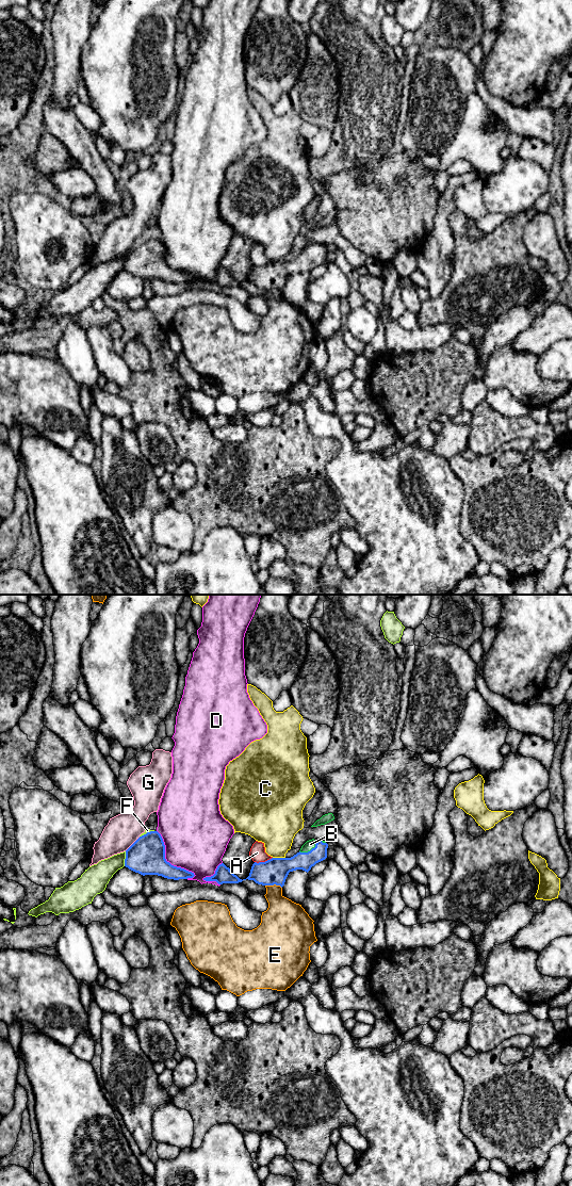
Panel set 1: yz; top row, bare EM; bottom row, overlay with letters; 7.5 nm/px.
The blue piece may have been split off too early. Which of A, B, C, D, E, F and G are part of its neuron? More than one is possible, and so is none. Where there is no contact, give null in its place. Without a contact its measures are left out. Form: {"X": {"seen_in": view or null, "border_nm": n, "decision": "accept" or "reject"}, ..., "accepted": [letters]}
{"A": {"seen_in": "yz", "border_nm": 140, "decision": "reject"}, "B": {"seen_in": "yz", "border_nm": 170, "decision": "accept"}, "C": {"seen_in": "yz", "border_nm": 100, "decision": "reject"}, "D": {"seen_in": "yz", "border_nm": 460, "decision": "reject"}, "E": {"seen_in": "yz", "border_nm": 130, "decision": "reject"}, "F": {"seen_in": "yz", "border_nm": 110, "decision": "reject"}, "G": {"seen_in": "yz", "border_nm": 160, "decision": "reject"}, "accepted": ["B"]}

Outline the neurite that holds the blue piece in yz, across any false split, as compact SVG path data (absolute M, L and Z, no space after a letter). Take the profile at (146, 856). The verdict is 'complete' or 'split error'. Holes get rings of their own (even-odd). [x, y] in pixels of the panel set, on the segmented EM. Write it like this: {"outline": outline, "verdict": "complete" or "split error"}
{"outline": "M150 831L140 836L126 850L125 866L143 876L158 875L174 880L195 876L194 873L166 861L165 845L158 831Z", "verdict": "complete"}

